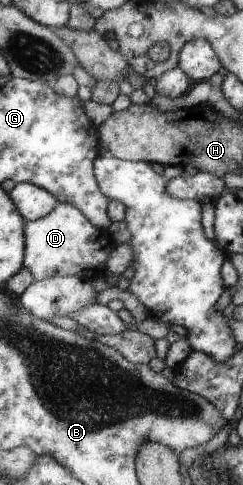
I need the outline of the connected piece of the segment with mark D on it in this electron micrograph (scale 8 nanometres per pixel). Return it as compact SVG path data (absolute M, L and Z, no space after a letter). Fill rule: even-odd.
M57 202L49 214L34 221L25 221L25 268L31 272L34 281L55 275L84 275L90 280L99 278L113 250L105 229L102 229L105 232L105 246L99 244L99 231L72 204Z

